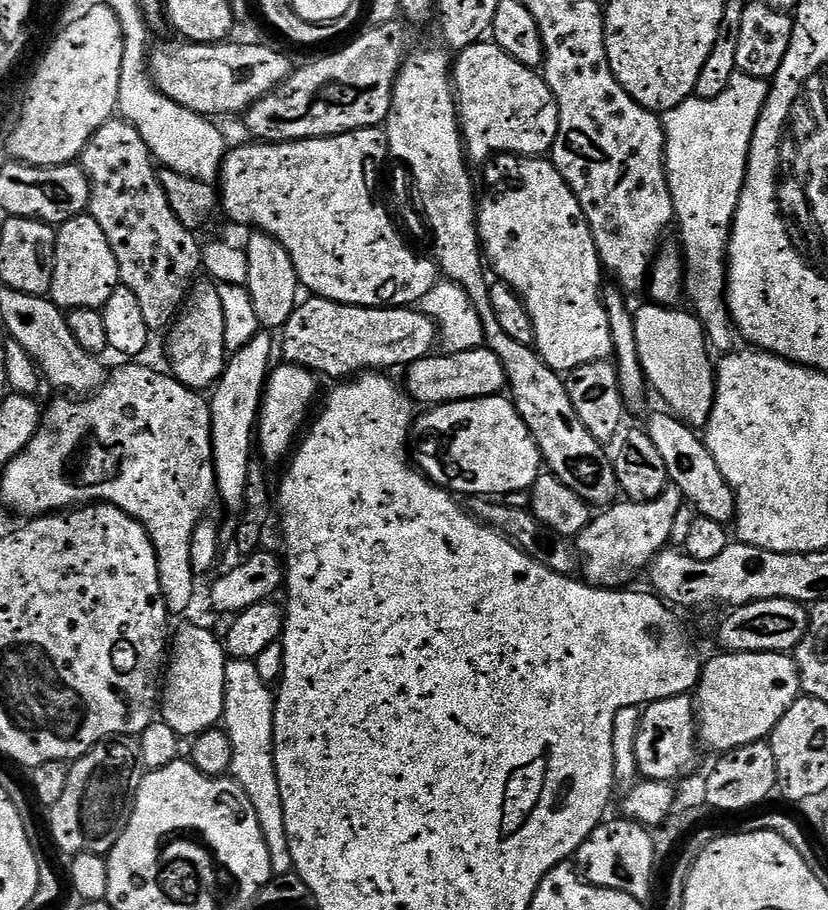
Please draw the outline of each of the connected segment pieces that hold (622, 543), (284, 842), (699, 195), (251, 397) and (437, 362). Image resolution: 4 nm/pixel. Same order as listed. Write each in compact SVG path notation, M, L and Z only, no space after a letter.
M668 486L664 492L658 494L656 498L652 501L634 501L631 499L625 499L624 504L621 502L613 503L611 506L605 507L603 510L597 511L592 517L592 521L588 523L583 530L581 530L578 535L574 538L574 547L576 549L576 555L578 557L578 568L582 573L583 579L587 583L597 587L597 588L610 588L613 590L619 589L621 586L628 586L632 579L639 574L640 571L647 569L651 565L652 560L658 553L664 551L665 548L669 547L670 544L670 530L674 527L674 518L678 518L678 510L682 510L682 506L686 503L682 490Z
M229 659L226 663L226 694L224 695L224 719L222 728L232 747L231 779L238 781L242 790L258 814L258 826L262 826L262 838L266 838L266 850L270 850L270 866L273 876L293 871L290 858L290 842L286 834L286 822L282 814L282 794L274 762L274 714L276 697L273 689L258 675L251 660Z
M736 72L730 78L726 90L722 90L722 94L718 94L718 98L710 98L709 100L689 98L681 102L674 110L663 113L662 116L664 121L664 169L668 175L672 205L676 211L674 220L678 228L680 224L681 241L679 240L679 243L682 245L682 255L684 257L684 292L686 293L686 300L688 296L689 302L692 303L690 305L691 311L700 319L701 324L704 326L704 335L707 336L709 345L715 351L717 348L717 353L720 354L727 354L733 351L738 344L738 333L733 325L731 316L728 314L728 301L726 299L726 289L728 287L728 240L732 236L732 219L736 213L738 198L744 189L744 179L748 169L748 155L750 154L750 142L754 138L754 130L758 126L758 118L762 114L762 106L766 106L769 87L769 81L762 78L750 78L750 74Z
M262 330L242 350L231 353L224 365L224 373L220 375L210 392L210 434L212 435L212 461L216 471L216 494L219 503L224 503L228 512L240 514L244 510L244 495L247 490L248 468L254 461L254 433L260 418L260 403L264 400L264 387L268 384L268 374L273 367L274 336L271 331Z
M486 346L427 356L408 365L406 375L408 377L402 380L403 387L417 405L428 404L424 406L439 406L459 400L499 396L506 388L502 364L498 362L498 356Z

